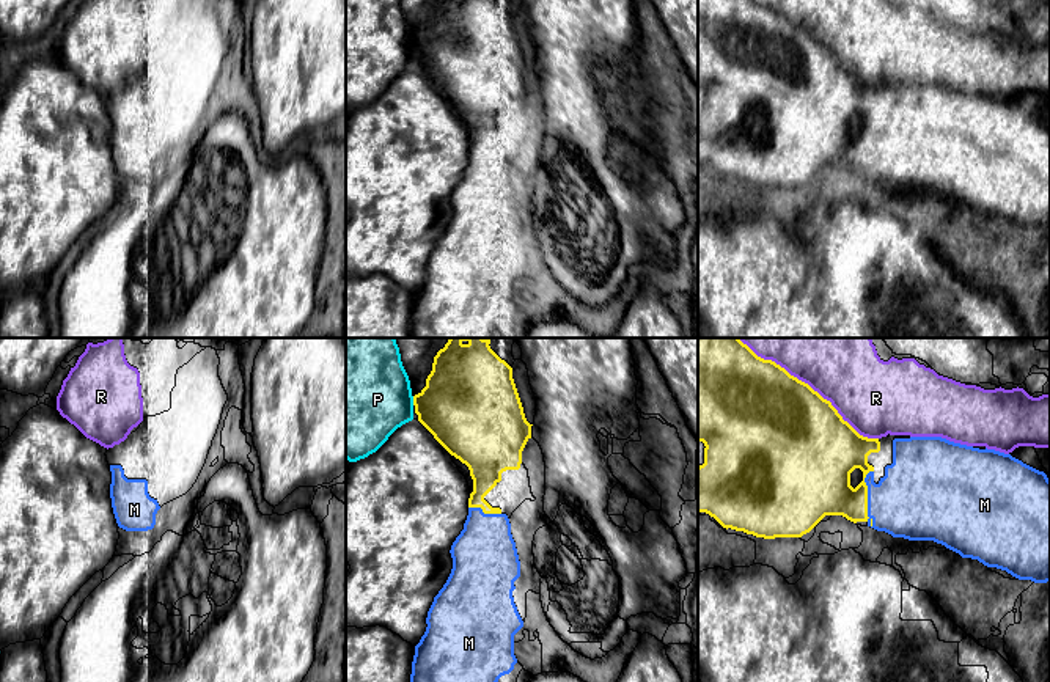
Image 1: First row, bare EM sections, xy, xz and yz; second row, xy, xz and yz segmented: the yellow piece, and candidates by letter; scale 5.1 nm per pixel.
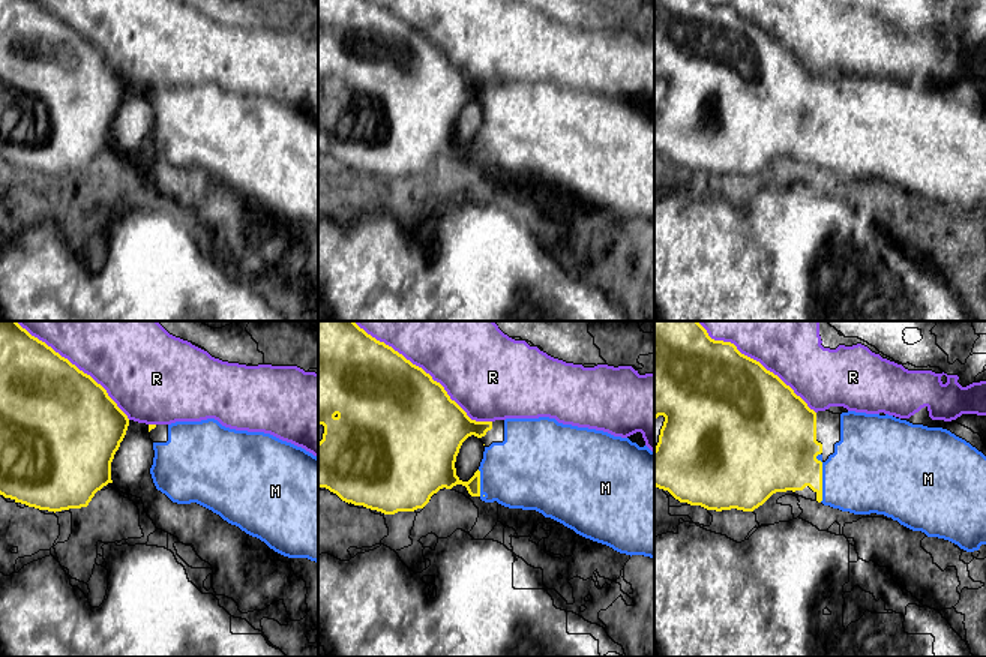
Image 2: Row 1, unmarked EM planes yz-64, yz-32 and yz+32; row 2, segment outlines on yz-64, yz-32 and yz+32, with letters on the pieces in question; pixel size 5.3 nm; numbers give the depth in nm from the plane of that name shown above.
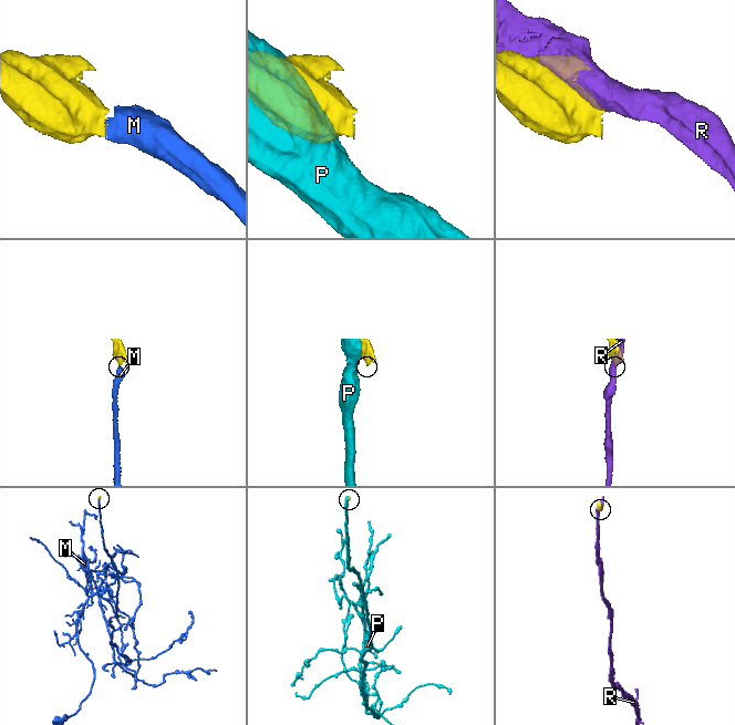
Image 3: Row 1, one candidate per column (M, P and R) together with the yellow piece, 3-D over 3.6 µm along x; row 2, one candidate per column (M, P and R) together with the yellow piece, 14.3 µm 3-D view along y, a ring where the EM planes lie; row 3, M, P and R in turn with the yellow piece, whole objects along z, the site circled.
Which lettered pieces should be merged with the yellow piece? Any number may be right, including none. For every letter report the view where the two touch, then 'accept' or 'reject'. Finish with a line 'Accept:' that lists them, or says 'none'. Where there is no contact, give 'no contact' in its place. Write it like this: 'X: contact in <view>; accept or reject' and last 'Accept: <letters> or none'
M: contact in yz; accept
P: contact in xz; reject
R: contact in yz; reject
Accept: M

